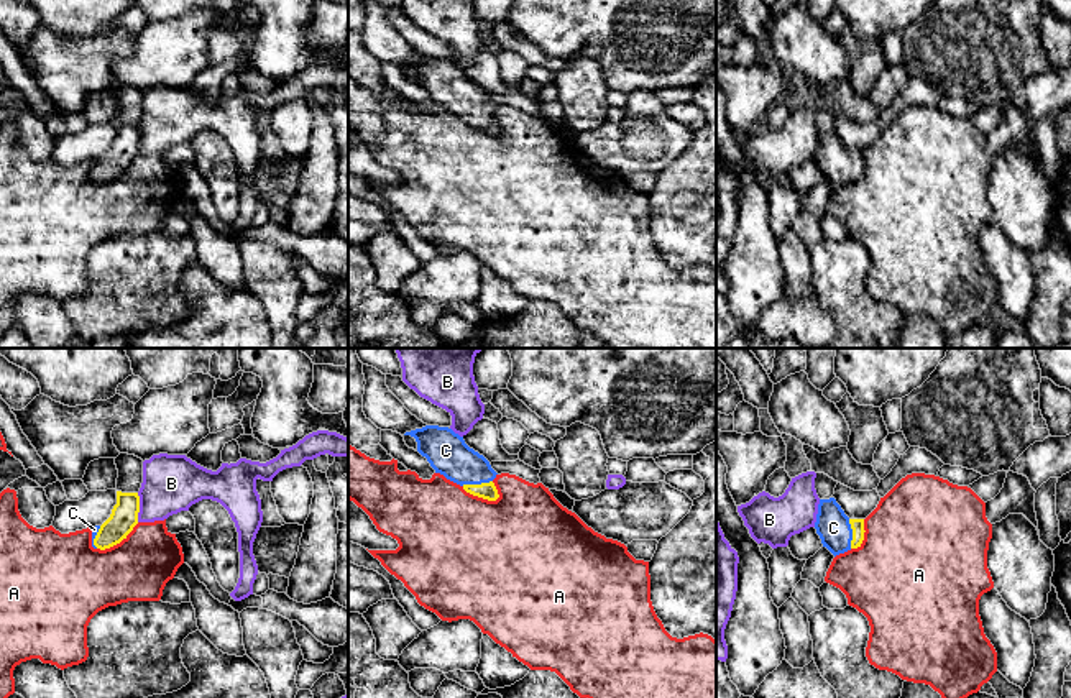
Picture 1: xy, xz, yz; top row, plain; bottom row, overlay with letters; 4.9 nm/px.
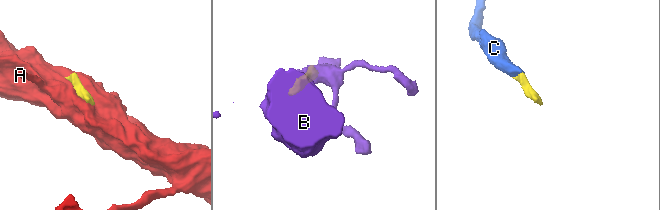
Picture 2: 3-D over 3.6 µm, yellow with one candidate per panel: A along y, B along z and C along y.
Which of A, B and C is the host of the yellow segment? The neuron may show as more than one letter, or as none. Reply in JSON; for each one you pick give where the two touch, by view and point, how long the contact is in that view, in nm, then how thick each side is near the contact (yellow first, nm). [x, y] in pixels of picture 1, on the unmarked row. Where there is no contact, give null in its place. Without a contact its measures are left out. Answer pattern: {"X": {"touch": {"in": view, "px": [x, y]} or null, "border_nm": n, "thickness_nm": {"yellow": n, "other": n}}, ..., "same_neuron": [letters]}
{"C": {"touch": {"in": "xz", "px": [477, 117]}, "border_nm": 150, "thickness_nm": {"yellow": 80, "other": 200}}, "same_neuron": ["C"]}

